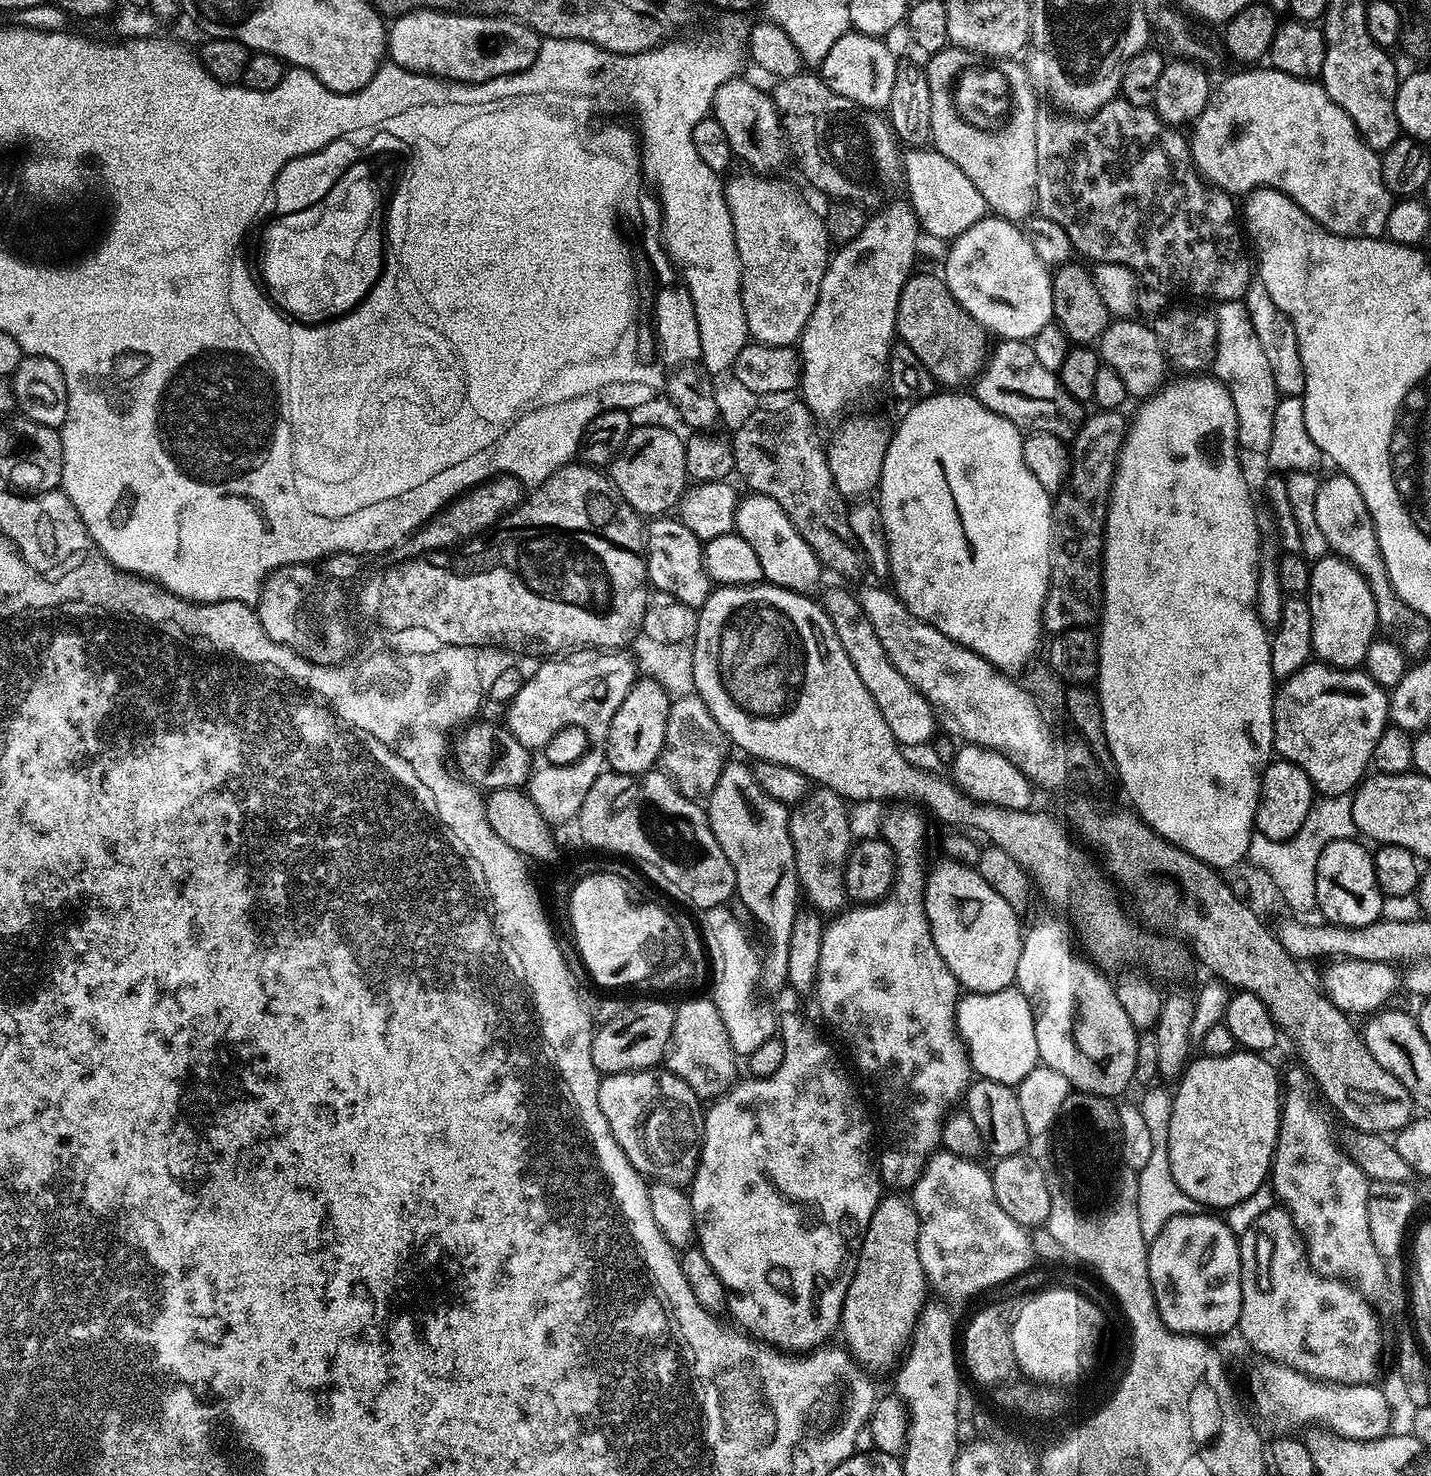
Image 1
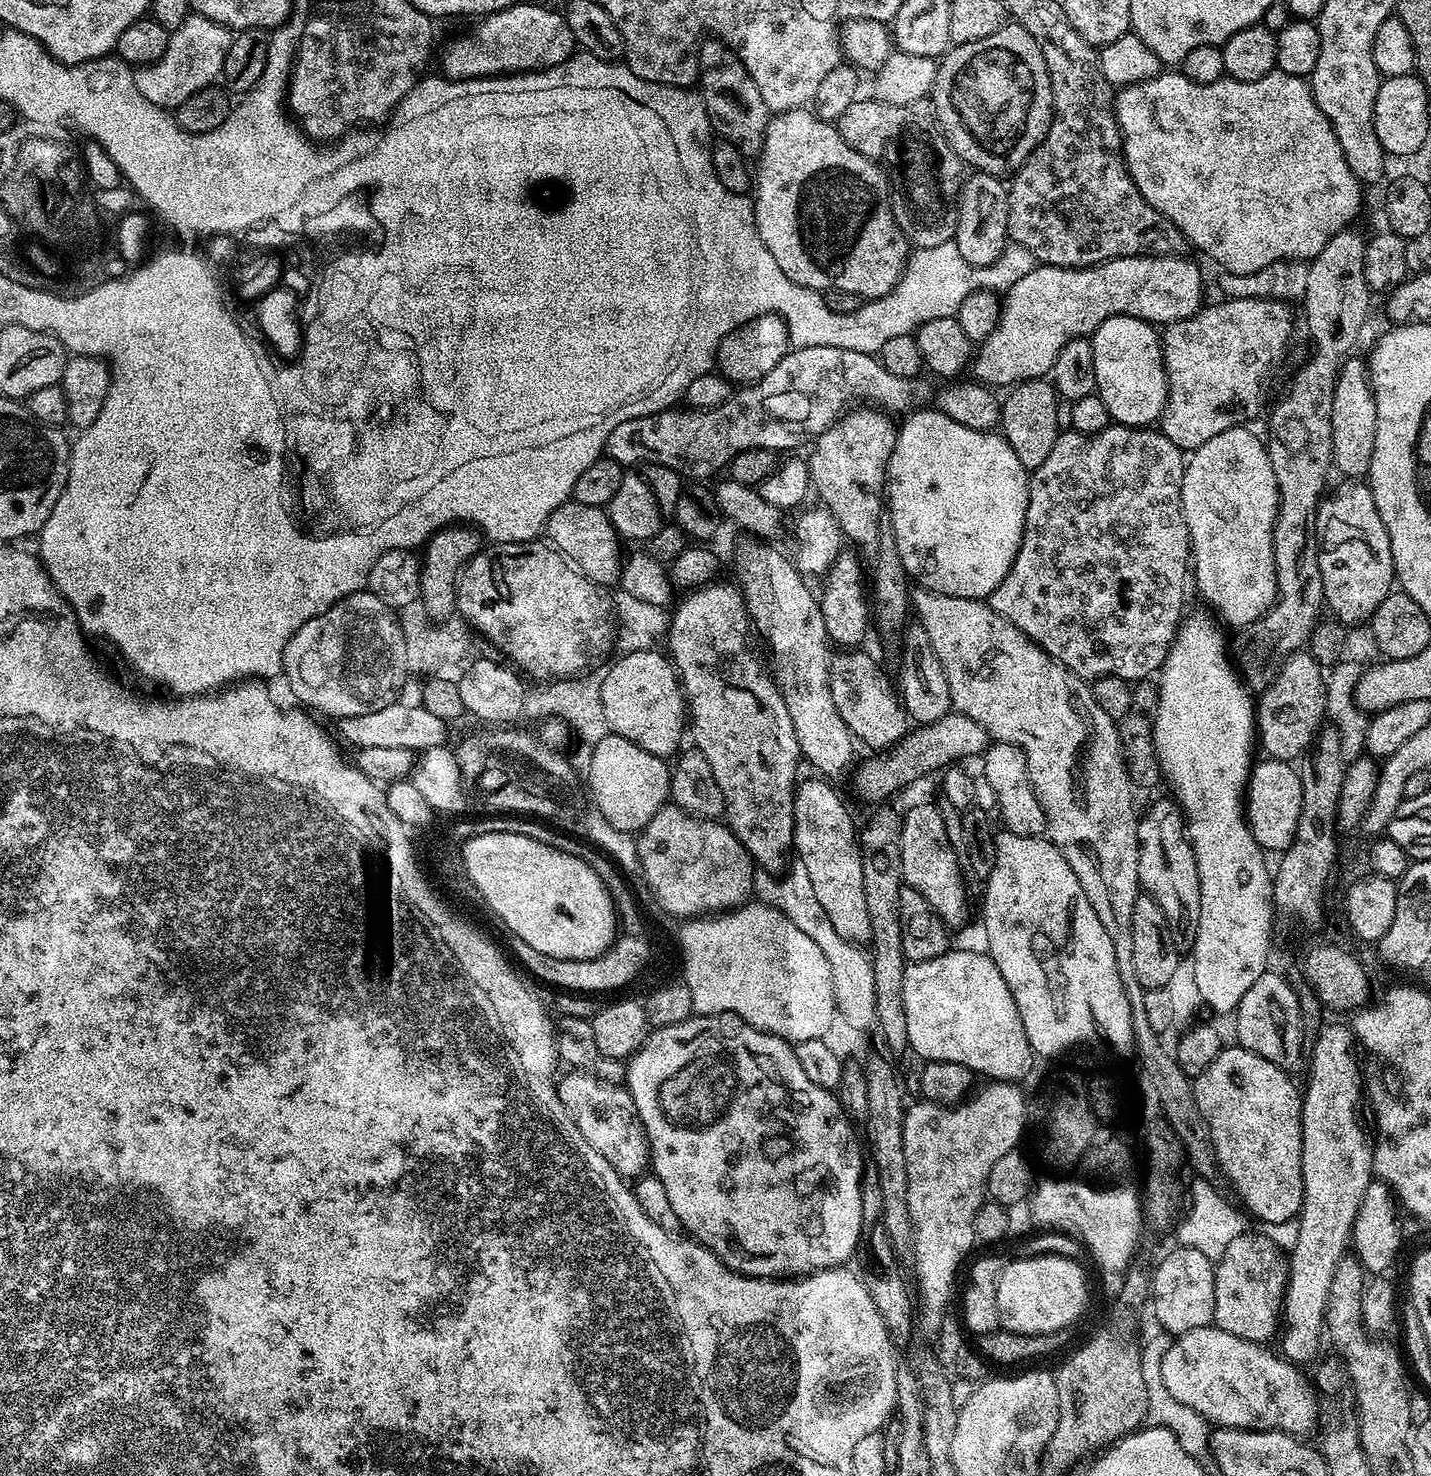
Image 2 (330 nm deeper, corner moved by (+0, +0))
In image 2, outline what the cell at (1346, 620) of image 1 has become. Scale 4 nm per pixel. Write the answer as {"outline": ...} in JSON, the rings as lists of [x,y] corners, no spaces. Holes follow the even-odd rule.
{"outline":[[[1352,478],[1340,482],[1336,492],[1329,491],[1321,499],[1320,509],[1316,511],[1316,549],[1318,550],[1318,570],[1322,570],[1322,590],[1324,602],[1335,619],[1345,626],[1371,621],[1372,615],[1381,606],[1388,593],[1393,591],[1396,567],[1390,550],[1390,538],[1386,526],[1374,506],[1374,494],[1367,483]]]}

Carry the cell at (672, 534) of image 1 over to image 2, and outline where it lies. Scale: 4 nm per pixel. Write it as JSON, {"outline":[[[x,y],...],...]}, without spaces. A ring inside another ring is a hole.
{"outline":[[[573,499],[567,500],[565,504],[558,506],[558,510],[554,510],[554,514],[550,514],[546,529],[546,540],[572,567],[577,568],[586,578],[590,578],[601,586],[619,585],[622,567],[622,551],[620,552],[622,540],[621,537],[616,535],[612,523],[608,521],[608,513],[604,508],[586,506],[582,502]]]}

